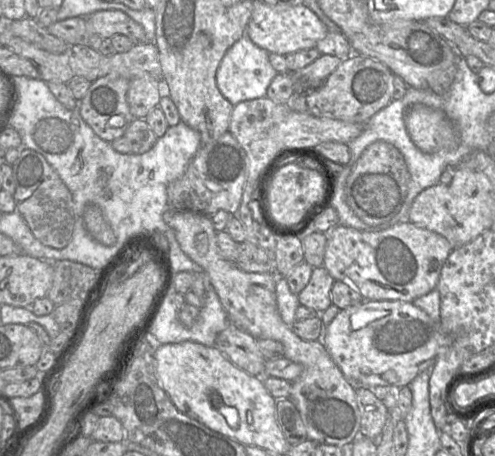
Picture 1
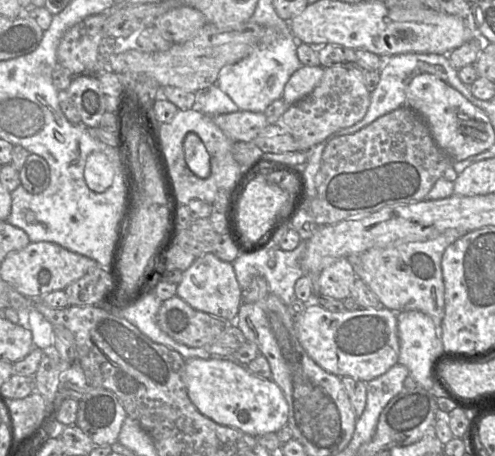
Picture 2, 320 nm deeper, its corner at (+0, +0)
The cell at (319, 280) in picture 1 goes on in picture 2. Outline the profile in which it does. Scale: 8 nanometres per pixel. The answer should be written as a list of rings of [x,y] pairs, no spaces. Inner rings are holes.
[[[338,258],[327,265],[319,275],[319,295],[344,300],[350,297],[357,275],[347,258]]]

